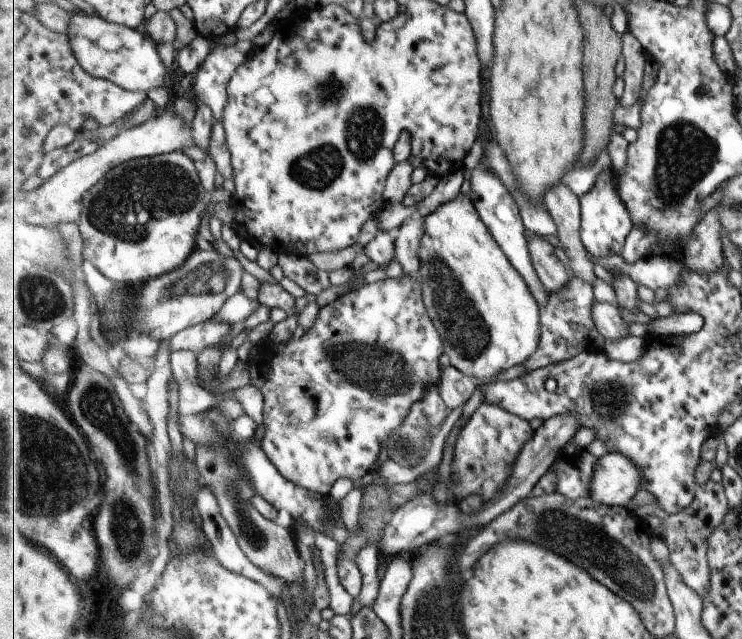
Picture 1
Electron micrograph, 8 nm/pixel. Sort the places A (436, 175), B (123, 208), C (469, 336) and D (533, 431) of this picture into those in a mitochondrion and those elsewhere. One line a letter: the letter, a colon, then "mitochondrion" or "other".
A: other
B: mitochondrion
C: mitochondrion
D: other

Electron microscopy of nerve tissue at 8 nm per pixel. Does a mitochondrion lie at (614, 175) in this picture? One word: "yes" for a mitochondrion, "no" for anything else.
no

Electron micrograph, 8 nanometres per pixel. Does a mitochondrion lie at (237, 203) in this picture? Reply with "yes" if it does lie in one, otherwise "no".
no

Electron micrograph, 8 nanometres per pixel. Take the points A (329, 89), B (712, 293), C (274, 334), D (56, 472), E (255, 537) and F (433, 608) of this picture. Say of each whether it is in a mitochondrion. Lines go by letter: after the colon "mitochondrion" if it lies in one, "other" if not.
A: mitochondrion
B: other
C: other
D: mitochondrion
E: mitochondrion
F: mitochondrion

